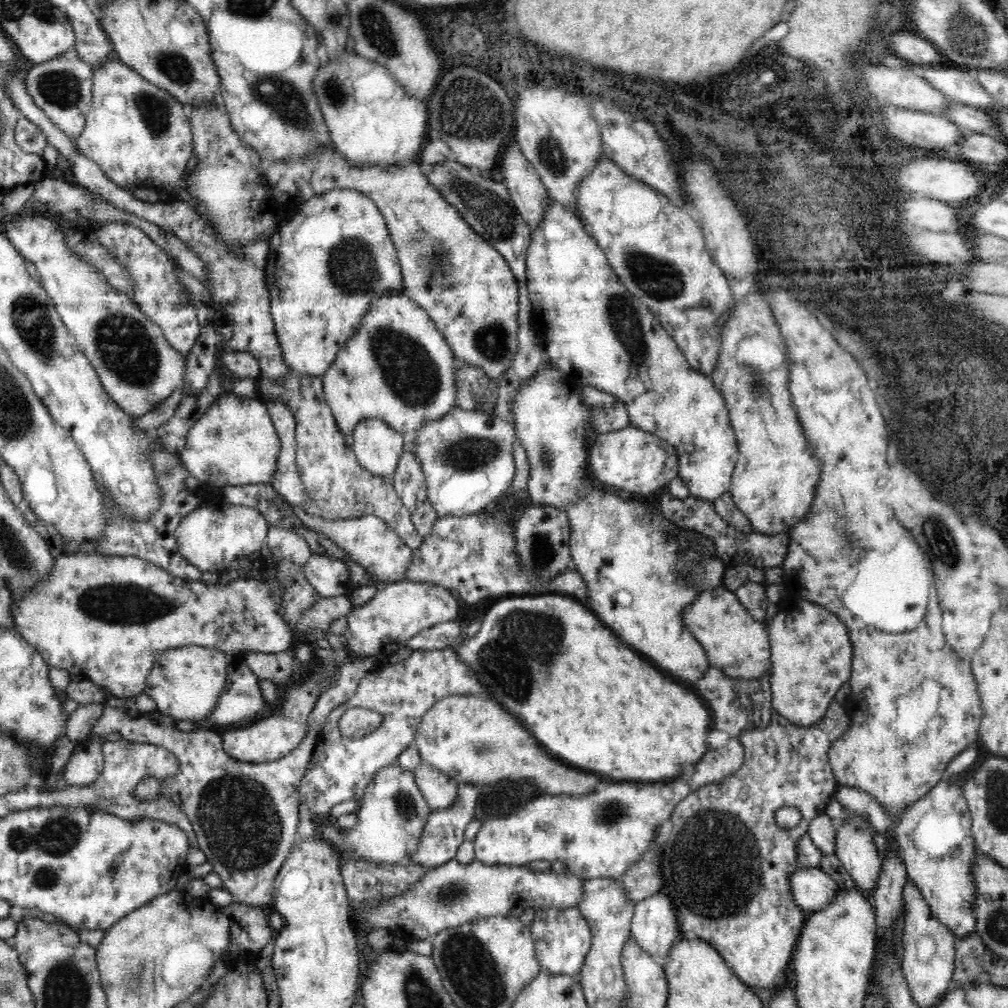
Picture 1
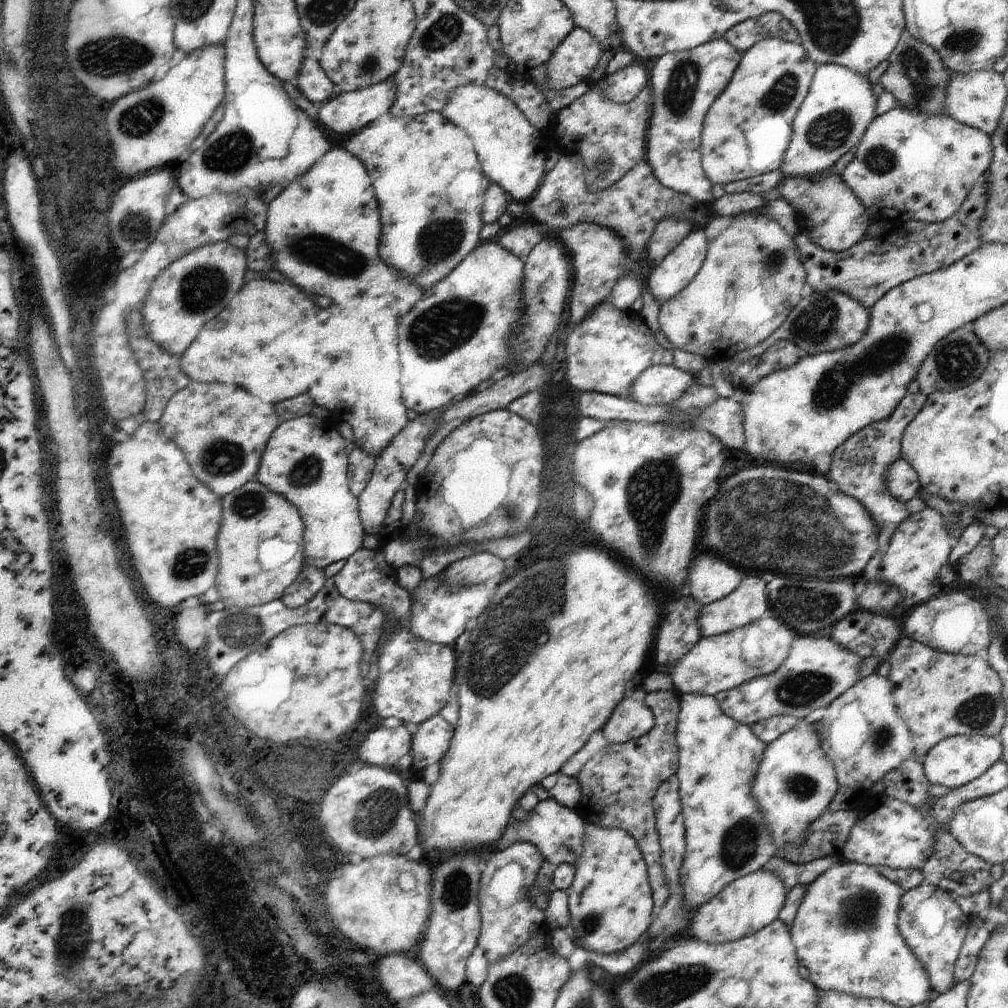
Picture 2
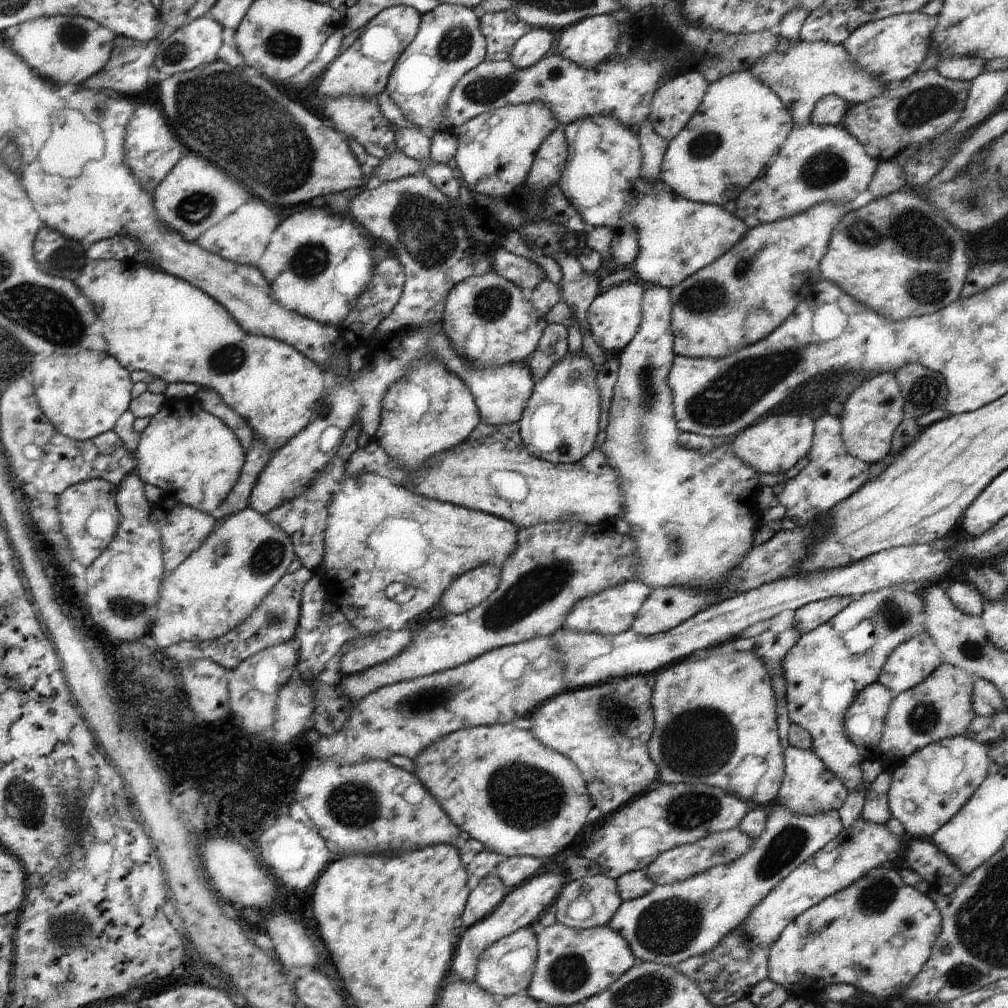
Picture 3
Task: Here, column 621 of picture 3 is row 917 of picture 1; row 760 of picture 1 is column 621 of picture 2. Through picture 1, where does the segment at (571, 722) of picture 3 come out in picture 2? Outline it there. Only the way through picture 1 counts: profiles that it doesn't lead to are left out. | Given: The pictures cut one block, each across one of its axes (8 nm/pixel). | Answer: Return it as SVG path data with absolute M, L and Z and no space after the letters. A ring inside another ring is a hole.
M670 689L646 693L645 703L655 718L652 728L646 734L628 742L608 743L586 762L575 776L582 791L582 798L575 810L580 813L586 824L592 823L607 829L622 829L634 837L647 866L655 902L652 918L656 918L656 914L668 900L669 888L663 873L653 798L660 788L660 783L676 775L679 767L676 733L681 699L678 690Z

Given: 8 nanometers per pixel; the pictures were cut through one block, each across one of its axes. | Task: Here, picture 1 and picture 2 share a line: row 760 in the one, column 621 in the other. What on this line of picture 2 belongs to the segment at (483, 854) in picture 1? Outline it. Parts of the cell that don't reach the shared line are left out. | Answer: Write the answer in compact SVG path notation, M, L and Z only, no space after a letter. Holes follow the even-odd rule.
M631 687L616 705L614 714L601 728L608 743L625 743L646 734L654 724L653 712L645 703L646 692L641 687Z

